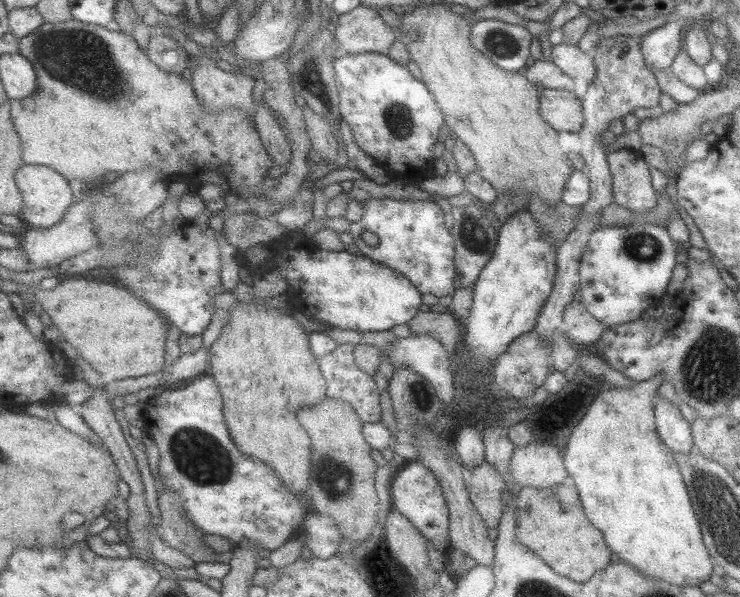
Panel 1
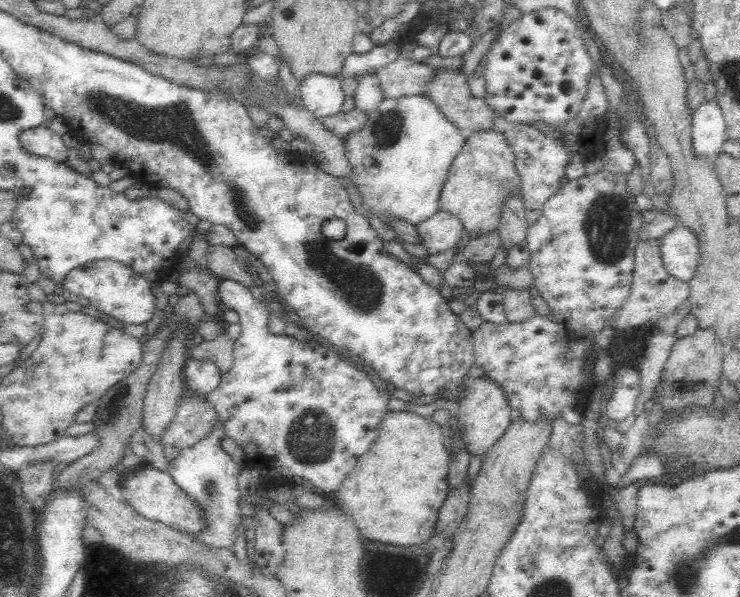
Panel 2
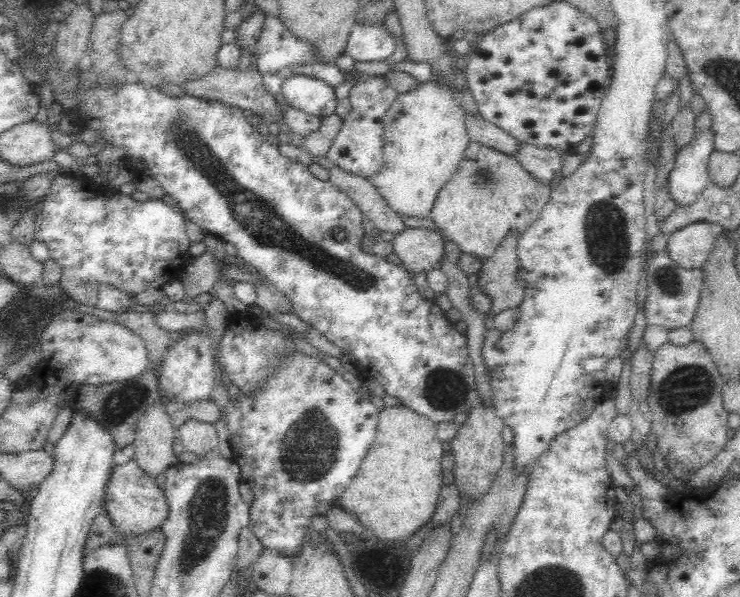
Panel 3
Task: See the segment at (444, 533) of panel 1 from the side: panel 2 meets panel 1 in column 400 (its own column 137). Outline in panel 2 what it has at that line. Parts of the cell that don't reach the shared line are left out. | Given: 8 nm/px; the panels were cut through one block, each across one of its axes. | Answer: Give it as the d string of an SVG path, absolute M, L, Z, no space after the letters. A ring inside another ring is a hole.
M156 468L132 471L122 476L118 494L128 502L135 510L148 520L156 520L170 526L173 530L188 535L200 535L209 530L209 521L205 516L205 510L194 495L190 495L172 479L168 470L156 470Z

